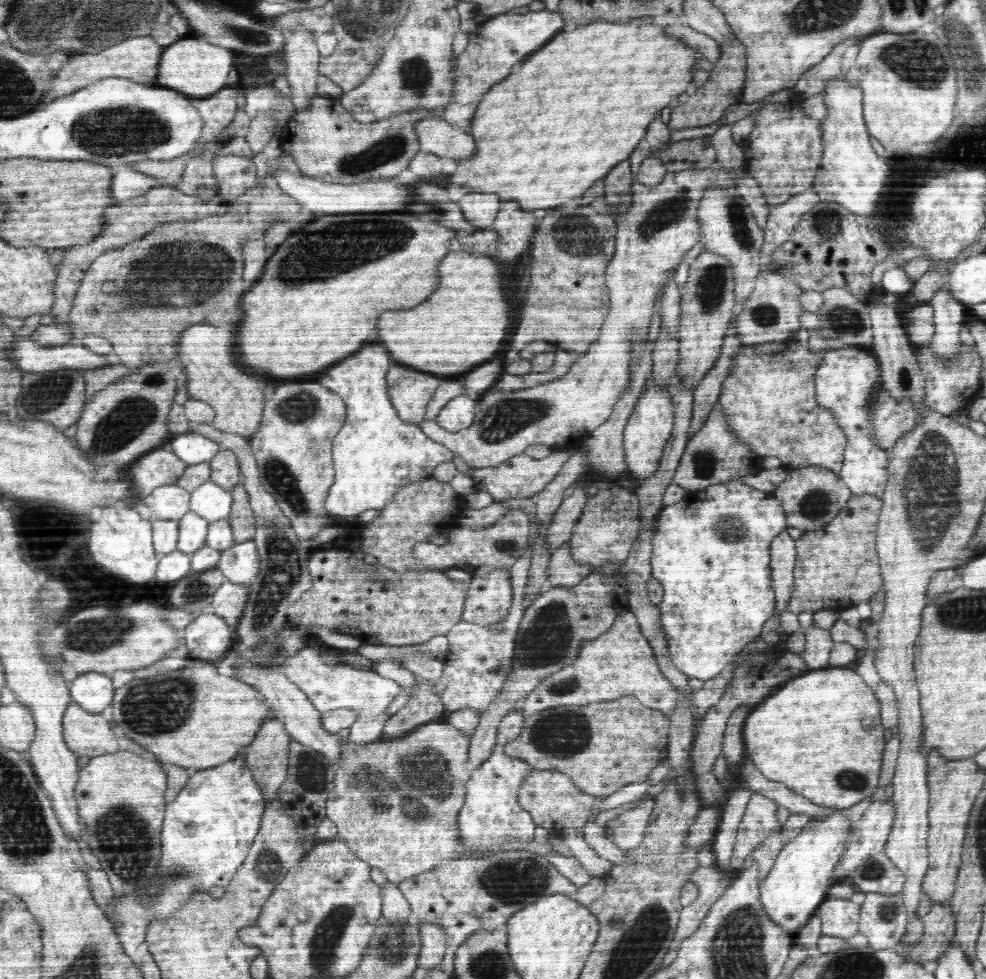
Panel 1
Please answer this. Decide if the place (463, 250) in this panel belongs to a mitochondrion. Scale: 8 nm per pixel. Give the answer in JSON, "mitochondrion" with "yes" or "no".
{"mitochondrion":"no"}

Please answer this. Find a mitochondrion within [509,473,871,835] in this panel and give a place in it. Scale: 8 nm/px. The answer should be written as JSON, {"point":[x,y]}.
{"point":[549,638]}

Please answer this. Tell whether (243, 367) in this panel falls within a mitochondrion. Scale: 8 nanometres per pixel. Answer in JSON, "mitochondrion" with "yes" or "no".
{"mitochondrion":"no"}

